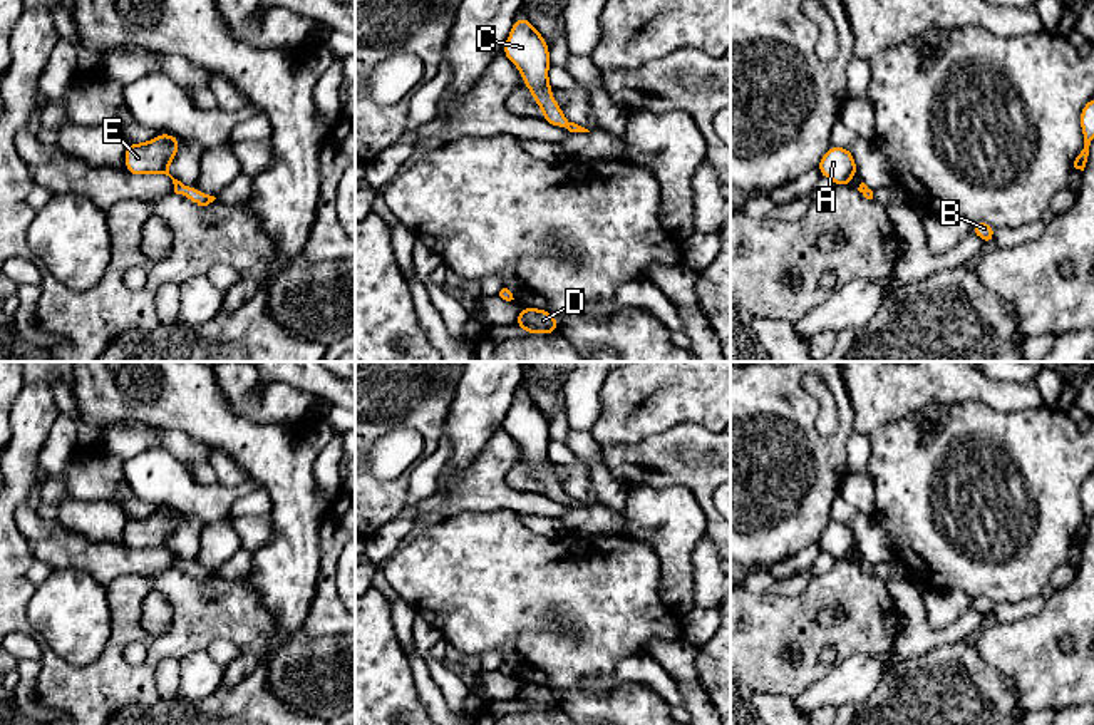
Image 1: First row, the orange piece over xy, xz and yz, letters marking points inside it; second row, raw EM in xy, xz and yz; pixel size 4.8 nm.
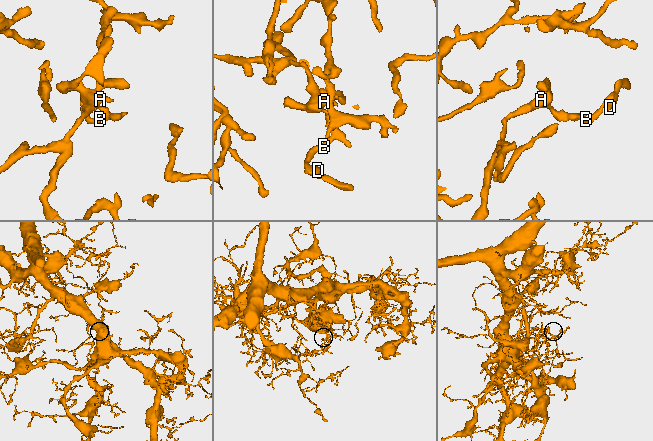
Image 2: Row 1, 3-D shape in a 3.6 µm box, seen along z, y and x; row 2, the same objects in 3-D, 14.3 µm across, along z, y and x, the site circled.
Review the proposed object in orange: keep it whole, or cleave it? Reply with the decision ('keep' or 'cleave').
keep

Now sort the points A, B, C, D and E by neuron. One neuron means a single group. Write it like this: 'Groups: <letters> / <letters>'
Groups: A B C D E

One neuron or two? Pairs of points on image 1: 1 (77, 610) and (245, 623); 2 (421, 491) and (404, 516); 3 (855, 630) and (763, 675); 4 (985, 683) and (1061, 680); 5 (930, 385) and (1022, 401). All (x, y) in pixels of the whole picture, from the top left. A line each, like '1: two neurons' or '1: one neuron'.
1: two neurons
2: one neuron
3: one neuron
4: two neurons
5: one neuron

